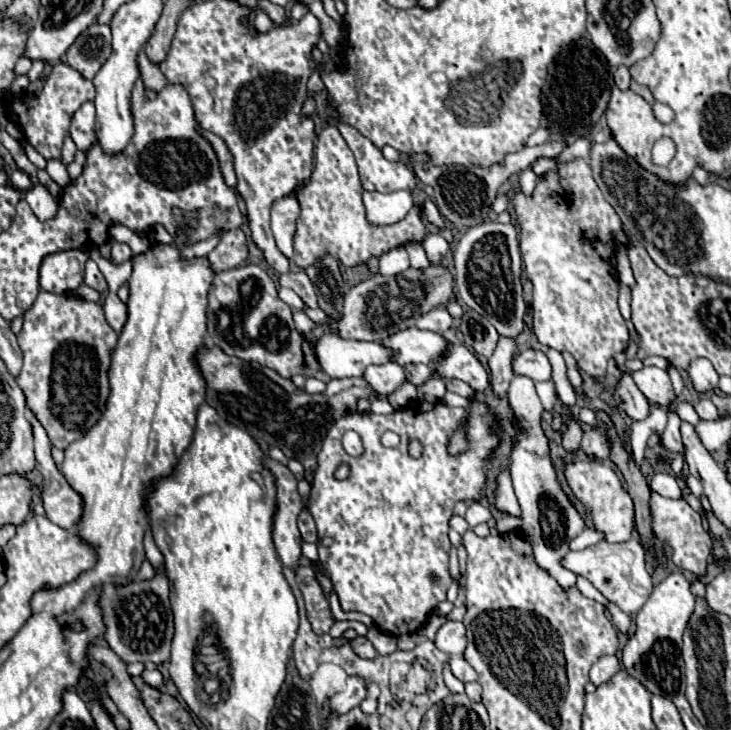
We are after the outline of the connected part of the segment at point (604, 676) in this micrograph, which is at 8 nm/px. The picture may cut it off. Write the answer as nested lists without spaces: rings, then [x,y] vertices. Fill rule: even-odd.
[[[615,655],[611,657],[601,657],[593,667],[591,667],[591,681],[595,685],[601,685],[601,683],[607,683],[617,671],[621,669],[621,663]]]

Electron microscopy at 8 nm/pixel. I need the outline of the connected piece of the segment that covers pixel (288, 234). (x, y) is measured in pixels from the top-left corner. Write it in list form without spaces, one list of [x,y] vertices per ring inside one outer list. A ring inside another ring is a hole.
[[[285,195],[277,199],[271,207],[271,229],[277,241],[277,247],[283,255],[289,259],[293,257],[293,235],[295,235],[295,223],[299,217],[299,201],[293,195]]]

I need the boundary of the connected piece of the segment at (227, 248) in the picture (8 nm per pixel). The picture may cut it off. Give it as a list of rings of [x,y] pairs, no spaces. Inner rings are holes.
[[[235,229],[235,231],[227,231],[221,237],[219,245],[207,255],[207,261],[215,273],[221,273],[243,265],[243,261],[247,259],[247,253],[249,251],[247,251],[245,233],[241,229]]]

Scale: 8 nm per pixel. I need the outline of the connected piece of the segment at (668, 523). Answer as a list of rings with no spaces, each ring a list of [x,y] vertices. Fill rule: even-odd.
[[[651,493],[651,515],[653,515],[653,531],[655,535],[669,547],[671,561],[691,573],[697,579],[703,579],[707,575],[705,559],[711,551],[711,535],[703,531],[701,527],[701,515],[693,511],[683,499],[665,499],[657,493]]]

